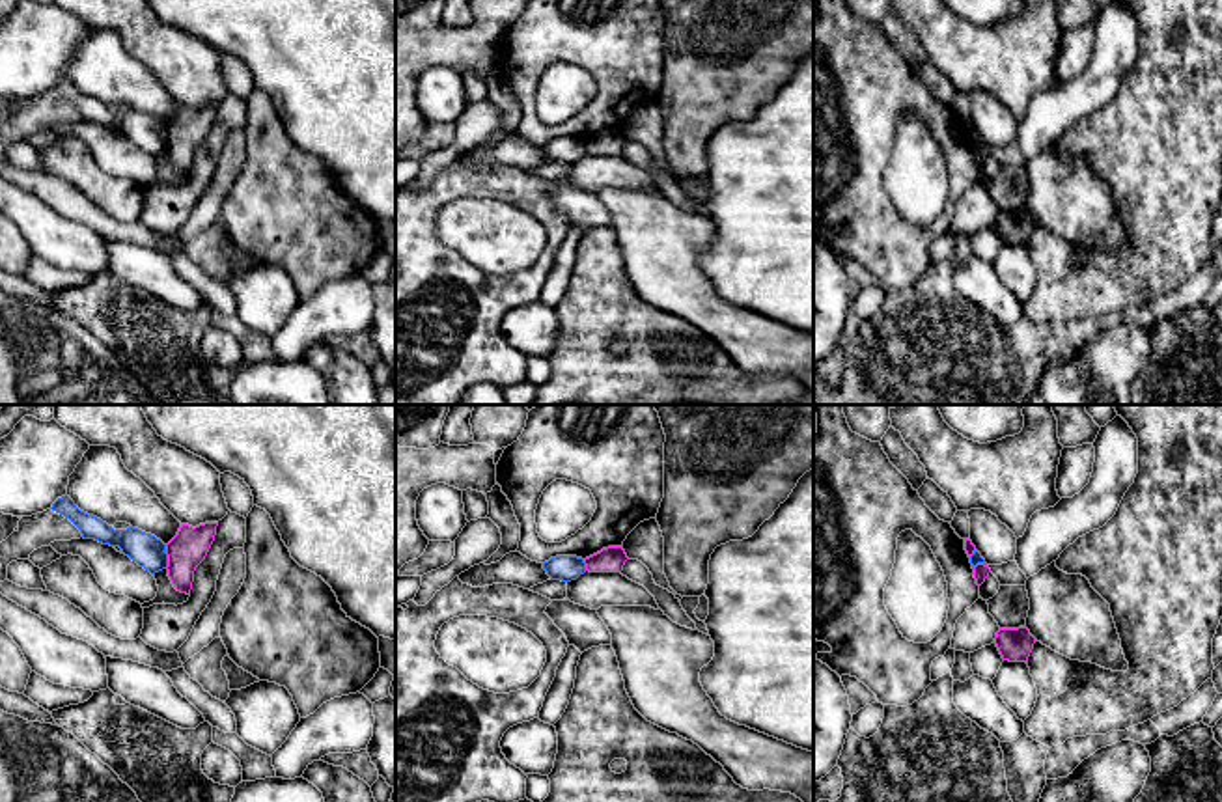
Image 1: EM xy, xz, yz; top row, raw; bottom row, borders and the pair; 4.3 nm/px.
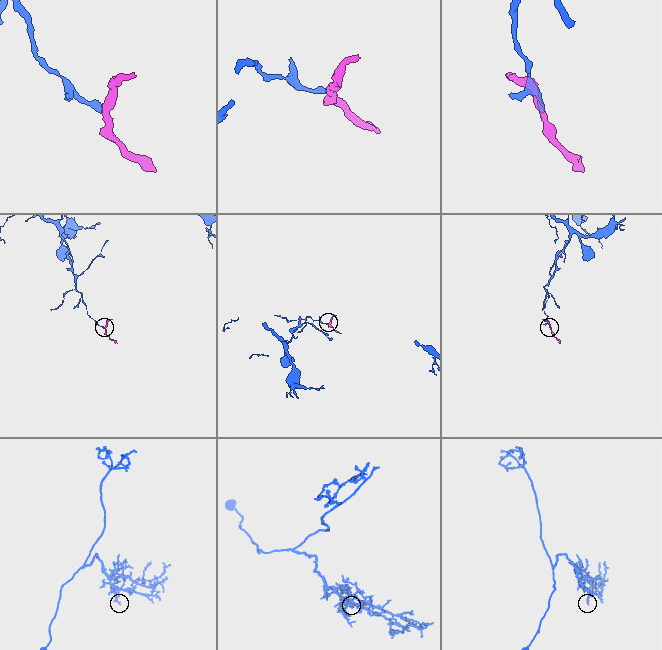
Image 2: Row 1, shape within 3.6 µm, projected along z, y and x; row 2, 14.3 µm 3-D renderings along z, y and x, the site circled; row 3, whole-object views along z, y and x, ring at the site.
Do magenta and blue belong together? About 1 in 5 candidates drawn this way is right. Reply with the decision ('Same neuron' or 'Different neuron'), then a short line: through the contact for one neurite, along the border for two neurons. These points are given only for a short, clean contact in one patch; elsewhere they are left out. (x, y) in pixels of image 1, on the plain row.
Different neuron. Line: xy (165, 127), (166, 150)

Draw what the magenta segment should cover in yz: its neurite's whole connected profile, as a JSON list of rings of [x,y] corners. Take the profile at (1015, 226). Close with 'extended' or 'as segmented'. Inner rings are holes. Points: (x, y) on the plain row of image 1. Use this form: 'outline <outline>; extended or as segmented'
outline [[[1026,209],[1000,211],[996,214],[994,226],[1004,242],[1028,244],[1035,220],[1030,216]]]; as segmented

